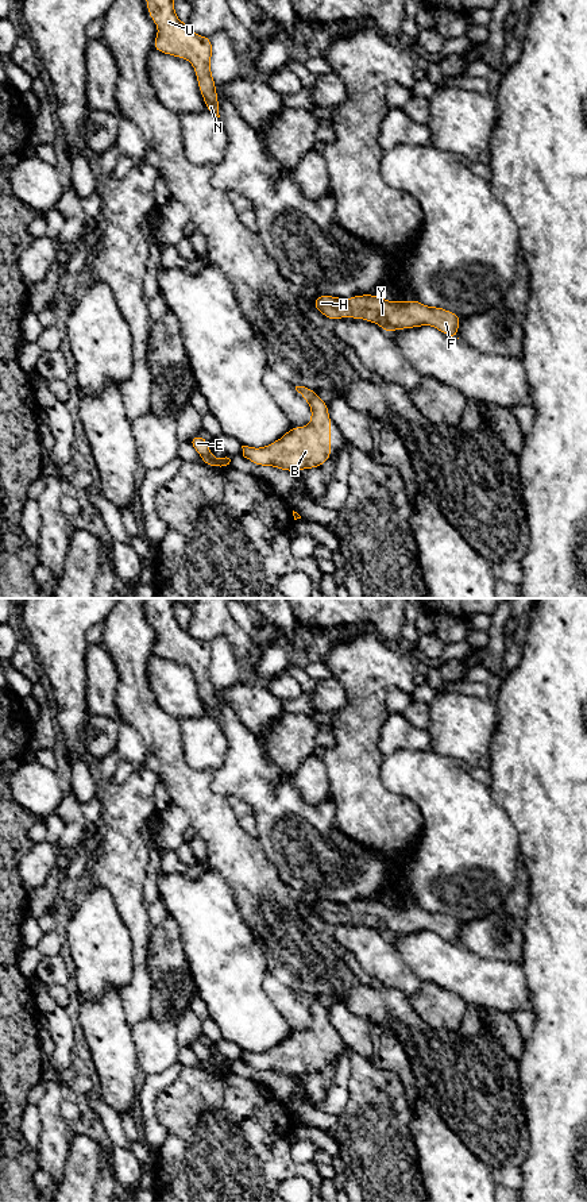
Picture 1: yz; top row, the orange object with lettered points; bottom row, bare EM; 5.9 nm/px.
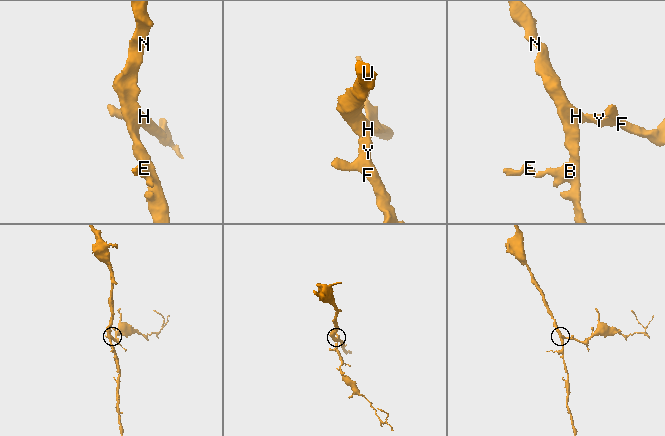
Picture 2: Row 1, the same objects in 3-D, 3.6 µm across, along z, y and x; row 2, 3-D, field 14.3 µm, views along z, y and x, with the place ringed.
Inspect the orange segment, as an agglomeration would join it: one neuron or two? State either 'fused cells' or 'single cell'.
single cell

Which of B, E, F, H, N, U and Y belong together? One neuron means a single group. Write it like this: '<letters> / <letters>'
B E F H N U Y

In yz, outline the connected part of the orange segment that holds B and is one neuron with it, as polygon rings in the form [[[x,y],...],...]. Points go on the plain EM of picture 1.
[[[296,991],[312,1016],[310,1028],[293,1032],[281,1044],[269,1051],[255,1053],[242,1051],[243,1062],[259,1071],[273,1071],[287,1076],[320,1072],[331,1063],[331,1022],[328,1009],[316,995]]]

